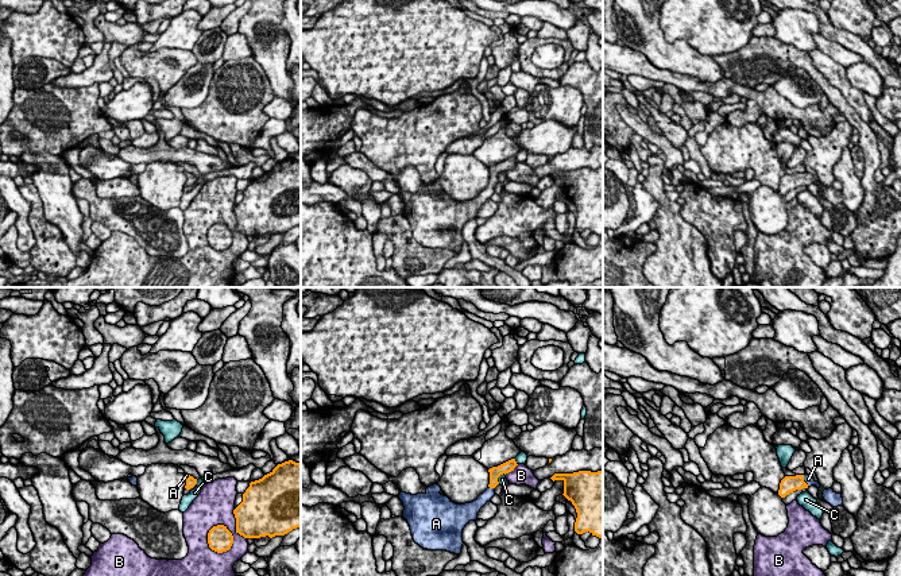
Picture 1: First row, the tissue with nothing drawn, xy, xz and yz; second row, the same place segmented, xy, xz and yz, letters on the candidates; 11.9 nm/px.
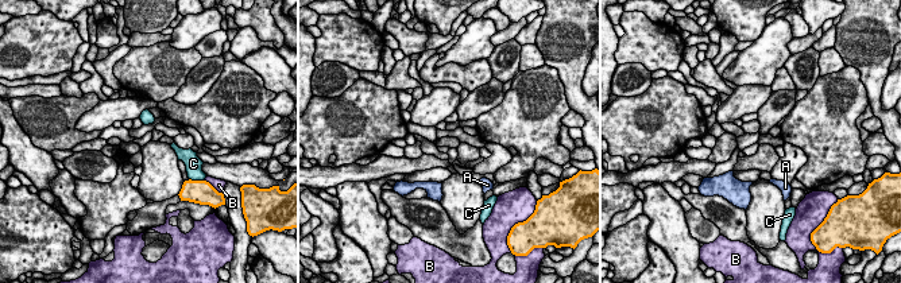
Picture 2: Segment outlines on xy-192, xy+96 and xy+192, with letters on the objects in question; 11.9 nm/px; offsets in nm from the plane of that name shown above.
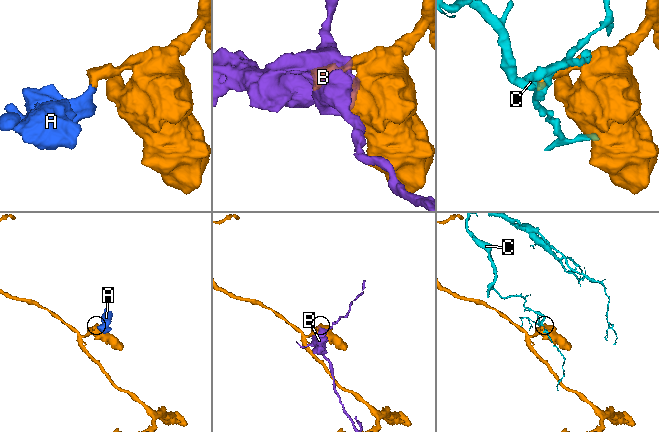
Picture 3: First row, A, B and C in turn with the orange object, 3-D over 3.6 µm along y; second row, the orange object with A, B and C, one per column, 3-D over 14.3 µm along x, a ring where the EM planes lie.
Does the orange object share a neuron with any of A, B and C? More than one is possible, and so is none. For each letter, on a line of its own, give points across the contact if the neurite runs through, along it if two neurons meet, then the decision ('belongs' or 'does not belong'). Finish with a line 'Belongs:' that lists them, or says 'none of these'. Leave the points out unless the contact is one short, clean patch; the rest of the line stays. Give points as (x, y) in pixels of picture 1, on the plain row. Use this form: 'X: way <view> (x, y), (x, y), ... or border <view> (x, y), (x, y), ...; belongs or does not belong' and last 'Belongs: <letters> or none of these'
A: way yz (788, 182), (803, 178), (808, 177); belongs
B: does not belong
C: border xz (514, 157), (517, 162); does not belong
Belongs: A

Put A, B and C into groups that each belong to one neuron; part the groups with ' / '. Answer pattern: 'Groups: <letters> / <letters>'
Groups: A / B / C

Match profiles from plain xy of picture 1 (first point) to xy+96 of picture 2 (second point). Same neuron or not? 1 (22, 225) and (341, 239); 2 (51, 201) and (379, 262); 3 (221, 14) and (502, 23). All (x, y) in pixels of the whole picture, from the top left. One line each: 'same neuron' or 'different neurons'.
1: different neurons
2: same neuron
3: different neurons

